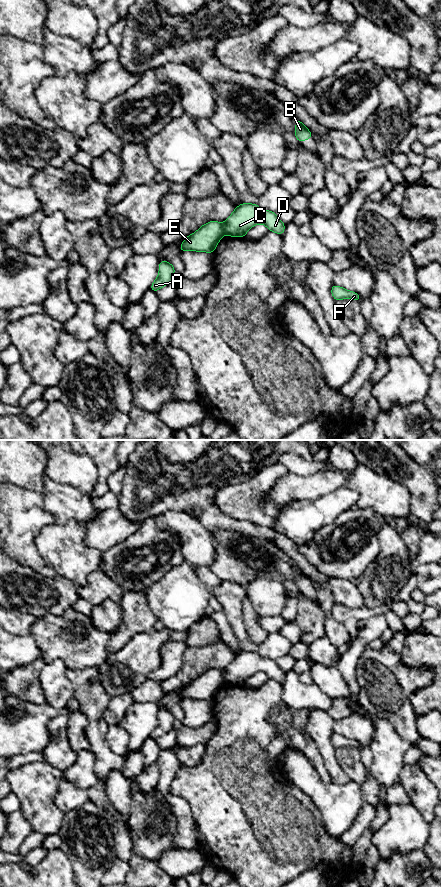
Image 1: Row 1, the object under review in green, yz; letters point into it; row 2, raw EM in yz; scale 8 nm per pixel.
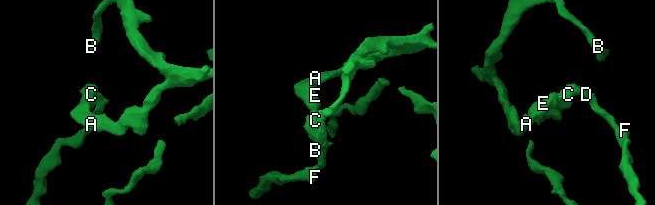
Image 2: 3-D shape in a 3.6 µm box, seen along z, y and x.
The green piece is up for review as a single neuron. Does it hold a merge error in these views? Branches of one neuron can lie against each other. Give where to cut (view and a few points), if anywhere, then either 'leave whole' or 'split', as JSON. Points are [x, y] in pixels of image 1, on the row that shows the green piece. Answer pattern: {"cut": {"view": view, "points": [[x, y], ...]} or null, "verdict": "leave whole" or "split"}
{"cut": {"view": "yz", "points": [[222, 224], [225, 233]]}, "verdict": "split"}

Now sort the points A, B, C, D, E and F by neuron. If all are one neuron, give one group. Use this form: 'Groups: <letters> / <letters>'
Groups: A B E / C D F

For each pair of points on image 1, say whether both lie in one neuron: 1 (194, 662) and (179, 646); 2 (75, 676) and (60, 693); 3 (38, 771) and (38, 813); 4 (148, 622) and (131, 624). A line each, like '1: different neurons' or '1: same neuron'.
1: different neurons
2: different neurons
3: same neuron
4: same neuron

